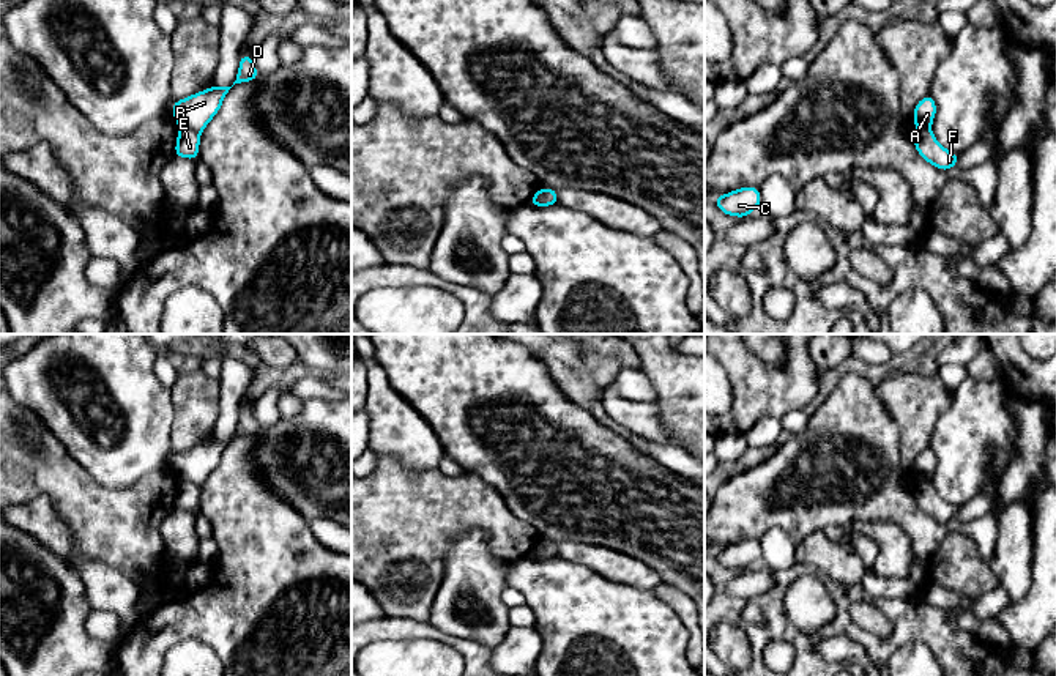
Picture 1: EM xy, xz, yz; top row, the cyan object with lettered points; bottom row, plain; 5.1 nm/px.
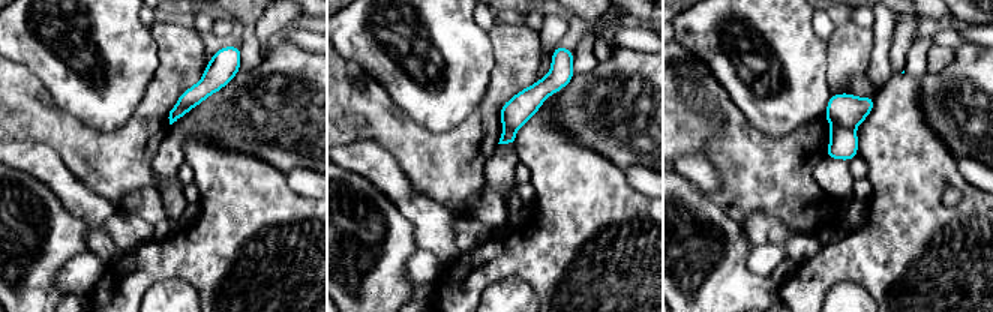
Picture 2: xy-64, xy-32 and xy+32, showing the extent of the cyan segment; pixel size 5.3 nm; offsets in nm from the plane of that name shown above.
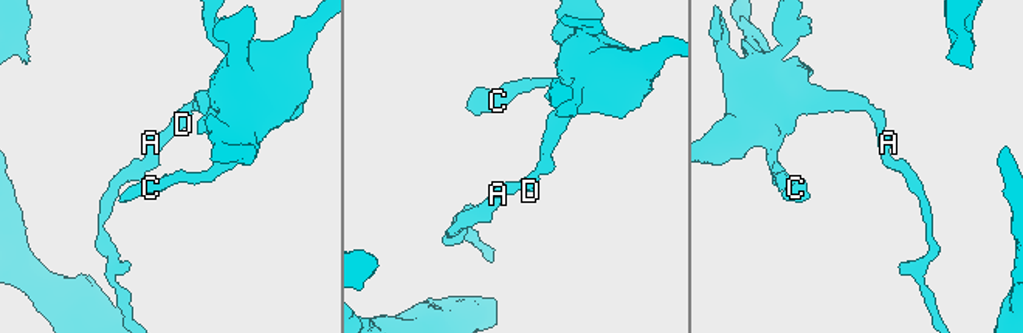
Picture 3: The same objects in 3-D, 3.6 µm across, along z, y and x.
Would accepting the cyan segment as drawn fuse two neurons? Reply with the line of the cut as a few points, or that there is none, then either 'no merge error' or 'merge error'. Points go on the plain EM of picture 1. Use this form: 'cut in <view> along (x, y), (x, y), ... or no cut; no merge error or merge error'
cut in xy along (178, 479), (199, 486); merge error

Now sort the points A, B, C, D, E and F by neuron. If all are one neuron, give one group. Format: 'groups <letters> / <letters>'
groups A B C D / E F

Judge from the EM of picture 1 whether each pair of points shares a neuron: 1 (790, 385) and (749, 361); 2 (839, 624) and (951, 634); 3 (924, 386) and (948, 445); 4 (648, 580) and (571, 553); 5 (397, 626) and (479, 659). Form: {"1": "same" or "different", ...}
{"1": "same", "2": "same", "3": "different", "4": "same", "5": "same"}

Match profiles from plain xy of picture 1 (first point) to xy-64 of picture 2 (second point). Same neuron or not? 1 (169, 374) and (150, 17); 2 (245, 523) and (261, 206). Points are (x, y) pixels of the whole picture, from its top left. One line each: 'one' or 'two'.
1: one
2: one

